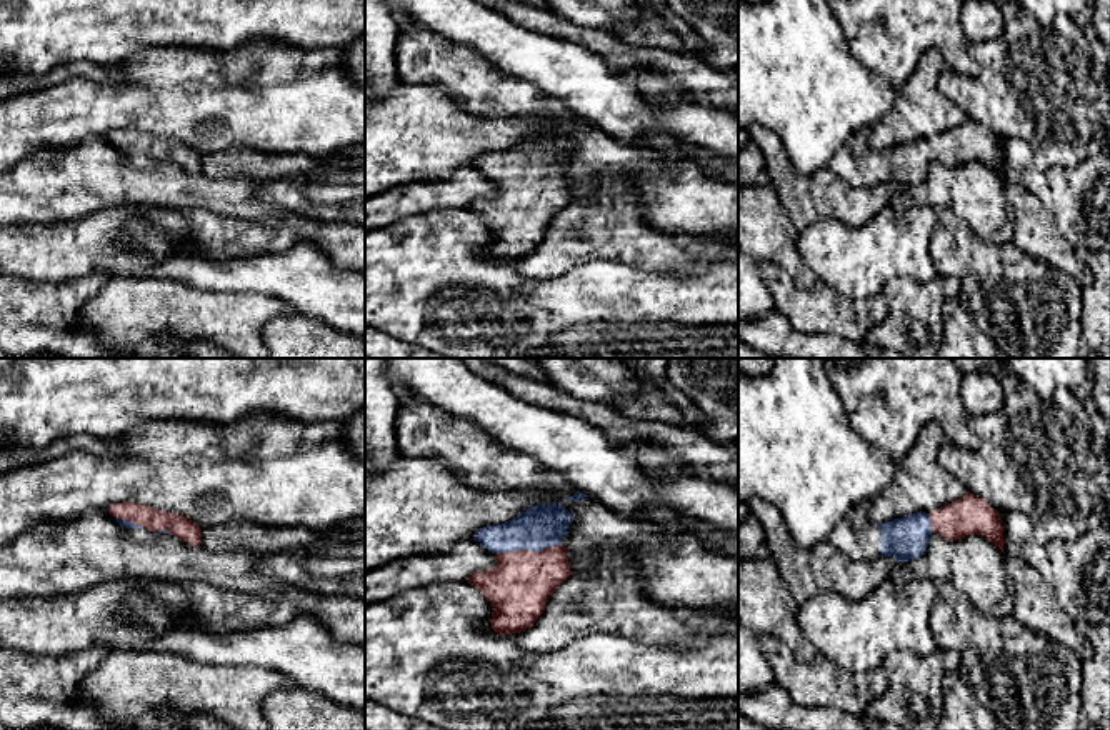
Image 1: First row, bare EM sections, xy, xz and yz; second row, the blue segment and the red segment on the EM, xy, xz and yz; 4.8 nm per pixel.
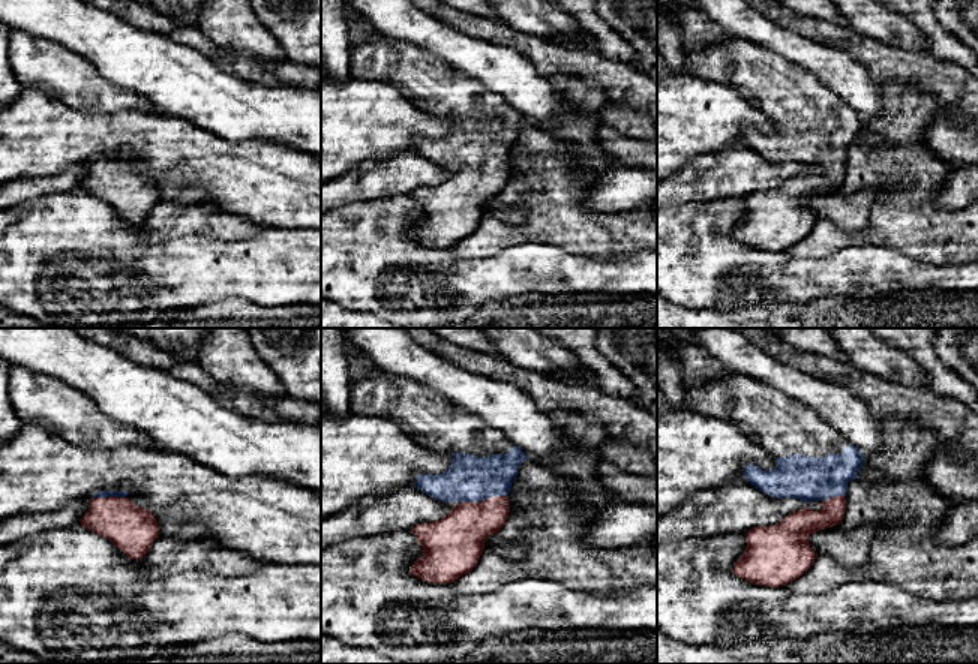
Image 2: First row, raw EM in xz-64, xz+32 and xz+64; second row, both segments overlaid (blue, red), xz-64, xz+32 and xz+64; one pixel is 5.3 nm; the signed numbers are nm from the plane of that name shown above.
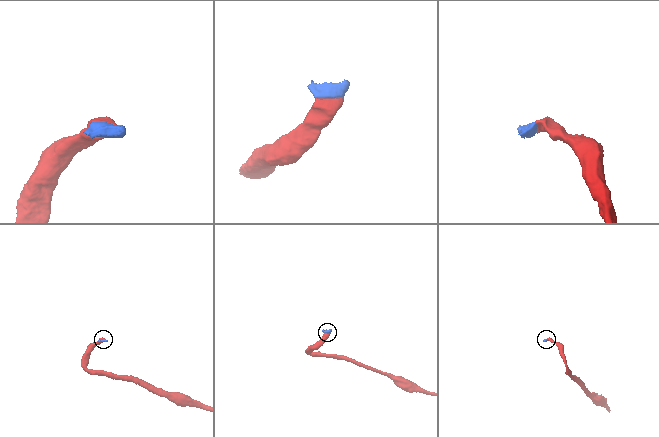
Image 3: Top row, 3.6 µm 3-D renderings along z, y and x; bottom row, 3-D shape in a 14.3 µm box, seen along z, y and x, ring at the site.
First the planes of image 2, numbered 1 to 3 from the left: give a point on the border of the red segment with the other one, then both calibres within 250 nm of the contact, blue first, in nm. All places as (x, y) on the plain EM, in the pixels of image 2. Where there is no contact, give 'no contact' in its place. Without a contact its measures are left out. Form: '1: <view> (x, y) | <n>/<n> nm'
1: xz-64 (107, 161) | 40/240 nm
2: xz+32 (483, 164) | 260/280 nm
3: xz+64 (833, 161) | 240/160 nm

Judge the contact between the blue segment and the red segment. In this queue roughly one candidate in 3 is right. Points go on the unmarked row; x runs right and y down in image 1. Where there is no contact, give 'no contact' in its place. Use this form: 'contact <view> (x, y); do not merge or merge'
contact xz (525, 175); merge

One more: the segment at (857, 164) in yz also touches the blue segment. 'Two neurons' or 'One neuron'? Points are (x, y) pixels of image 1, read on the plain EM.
One neuron

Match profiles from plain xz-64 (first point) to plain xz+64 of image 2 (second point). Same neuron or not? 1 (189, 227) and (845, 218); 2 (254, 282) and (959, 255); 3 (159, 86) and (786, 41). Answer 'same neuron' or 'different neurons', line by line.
1: different neurons
2: different neurons
3: same neuron

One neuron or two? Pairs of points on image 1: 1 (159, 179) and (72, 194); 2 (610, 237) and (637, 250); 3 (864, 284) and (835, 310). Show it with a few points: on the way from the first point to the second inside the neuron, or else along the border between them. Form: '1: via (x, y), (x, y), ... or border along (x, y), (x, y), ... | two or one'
1: via (137, 179), (94, 179) | one
2: via (617, 237), (624, 237), (630, 244) | one
3: border along (817, 277), (850, 299), (869, 299), (882, 294) | two

